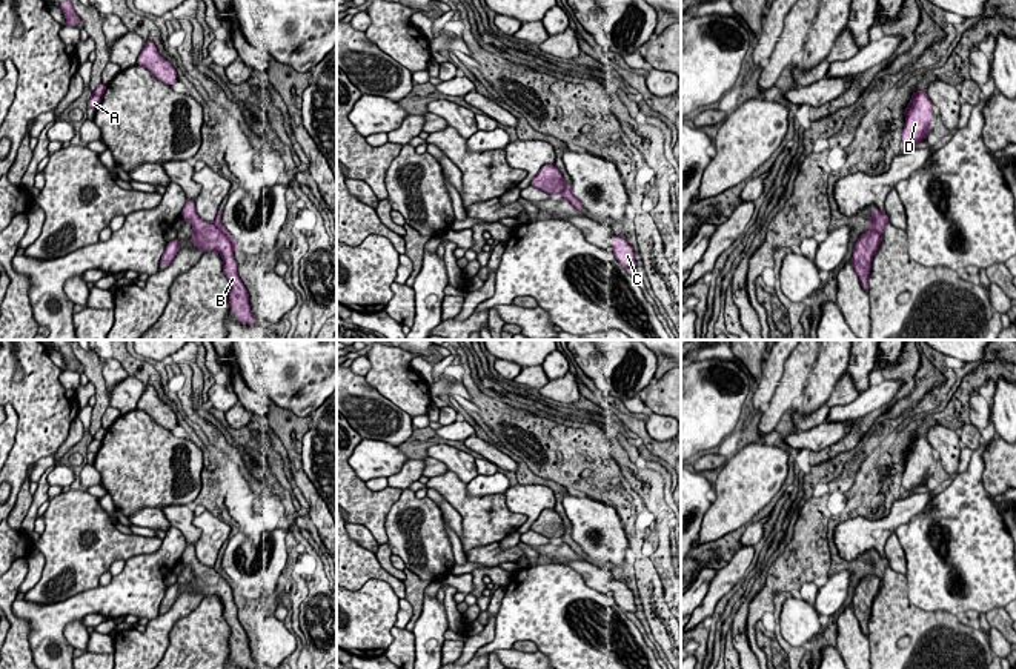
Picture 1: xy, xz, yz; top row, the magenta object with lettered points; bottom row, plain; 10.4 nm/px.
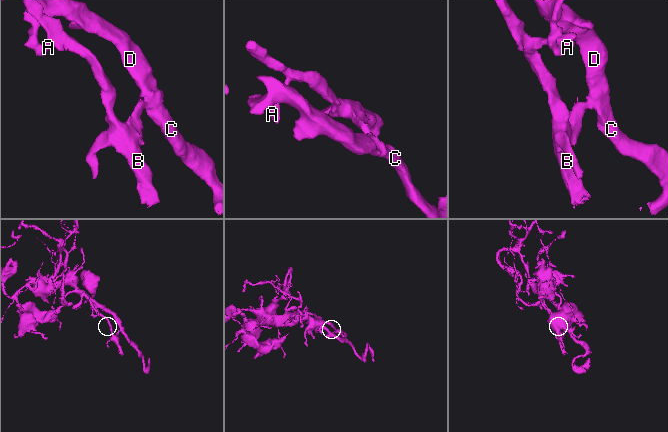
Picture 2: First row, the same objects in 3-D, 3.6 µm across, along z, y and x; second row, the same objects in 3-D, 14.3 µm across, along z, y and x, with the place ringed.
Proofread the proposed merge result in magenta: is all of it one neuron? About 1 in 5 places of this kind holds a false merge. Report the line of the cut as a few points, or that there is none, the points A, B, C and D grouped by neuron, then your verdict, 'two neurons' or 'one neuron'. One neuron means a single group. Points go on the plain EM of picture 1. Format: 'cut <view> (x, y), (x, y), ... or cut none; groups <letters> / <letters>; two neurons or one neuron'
cut xy (212, 568), (232, 588); groups A C D / B; two neurons

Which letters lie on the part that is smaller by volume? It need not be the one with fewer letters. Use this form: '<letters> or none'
B

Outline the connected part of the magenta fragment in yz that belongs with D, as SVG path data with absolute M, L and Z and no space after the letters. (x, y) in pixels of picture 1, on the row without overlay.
M915 435L904 454L905 469L902 474L902 491L911 492L930 478L933 464L933 448L922 435Z

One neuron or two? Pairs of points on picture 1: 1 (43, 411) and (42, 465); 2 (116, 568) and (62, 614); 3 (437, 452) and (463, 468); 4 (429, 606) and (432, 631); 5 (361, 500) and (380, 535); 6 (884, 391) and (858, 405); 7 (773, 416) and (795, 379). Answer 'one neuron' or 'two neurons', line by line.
1: two neurons
2: two neurons
3: one neuron
4: one neuron
5: one neuron
6: one neuron
7: one neuron

